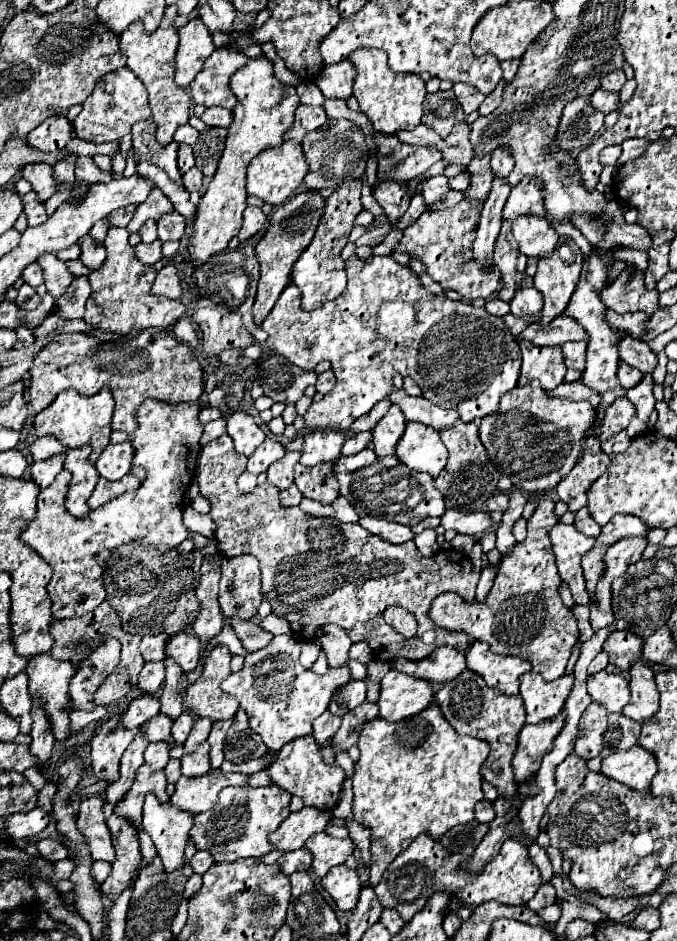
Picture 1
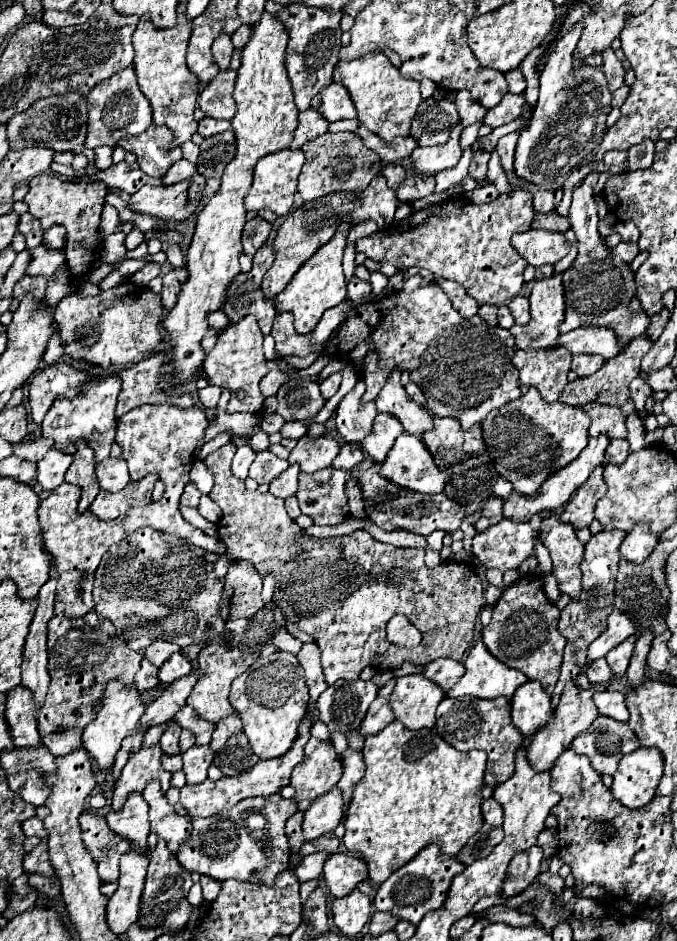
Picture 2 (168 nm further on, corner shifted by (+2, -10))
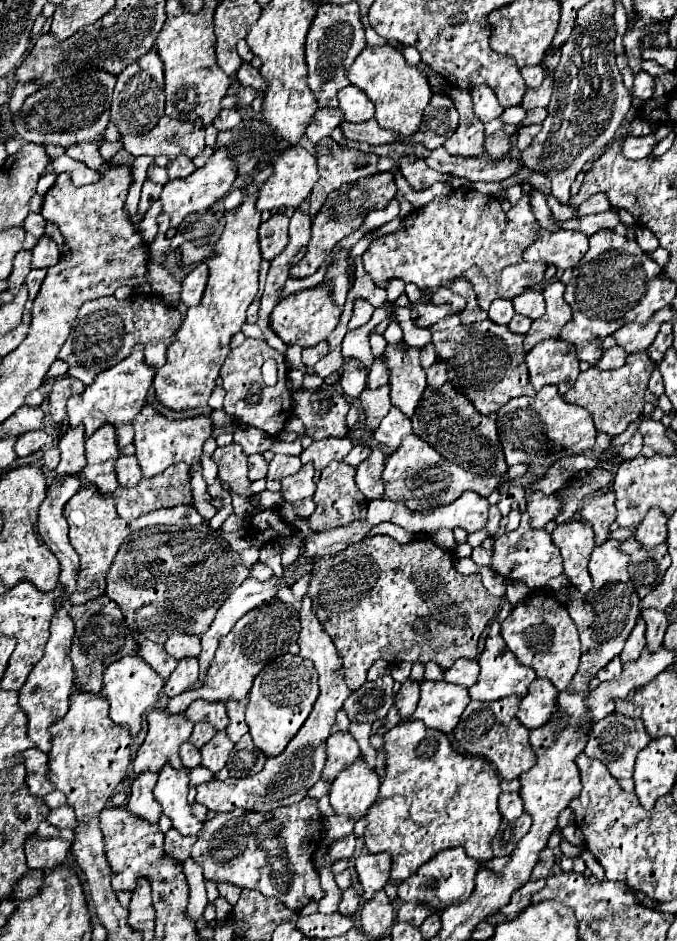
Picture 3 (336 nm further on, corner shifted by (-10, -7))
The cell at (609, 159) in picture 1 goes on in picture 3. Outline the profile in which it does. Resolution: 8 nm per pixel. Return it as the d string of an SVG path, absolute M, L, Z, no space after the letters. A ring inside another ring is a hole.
M649 134L649 136L627 136L621 144L623 148L623 156L629 158L629 160L641 160L641 158L647 158L655 146L655 136Z

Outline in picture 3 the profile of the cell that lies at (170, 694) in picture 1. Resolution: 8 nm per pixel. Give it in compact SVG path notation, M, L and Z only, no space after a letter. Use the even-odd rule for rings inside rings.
M183 742L181 748L179 748L179 754L181 754L181 760L183 760L185 768L195 768L195 766L201 764L199 748L195 748L191 742Z

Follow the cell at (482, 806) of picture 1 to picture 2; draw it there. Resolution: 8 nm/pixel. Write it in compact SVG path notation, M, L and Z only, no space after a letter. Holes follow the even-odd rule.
M485 799L483 801L483 817L485 817L485 823L493 825L493 827L499 827L503 823L503 811L501 811L501 805L495 801L495 799Z

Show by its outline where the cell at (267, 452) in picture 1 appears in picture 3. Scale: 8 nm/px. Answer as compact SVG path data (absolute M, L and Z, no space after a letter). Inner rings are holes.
M275 454L273 460L269 462L269 472L267 472L267 480L281 480L285 476L291 476L295 472L299 472L301 462L299 456L287 456L287 454Z

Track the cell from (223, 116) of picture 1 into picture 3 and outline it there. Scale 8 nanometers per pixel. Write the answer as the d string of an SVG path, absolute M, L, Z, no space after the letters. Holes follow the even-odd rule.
M221 110L221 114L217 116L217 120L213 122L213 126L223 132L223 130L231 130L235 124L241 122L241 114L237 110Z

